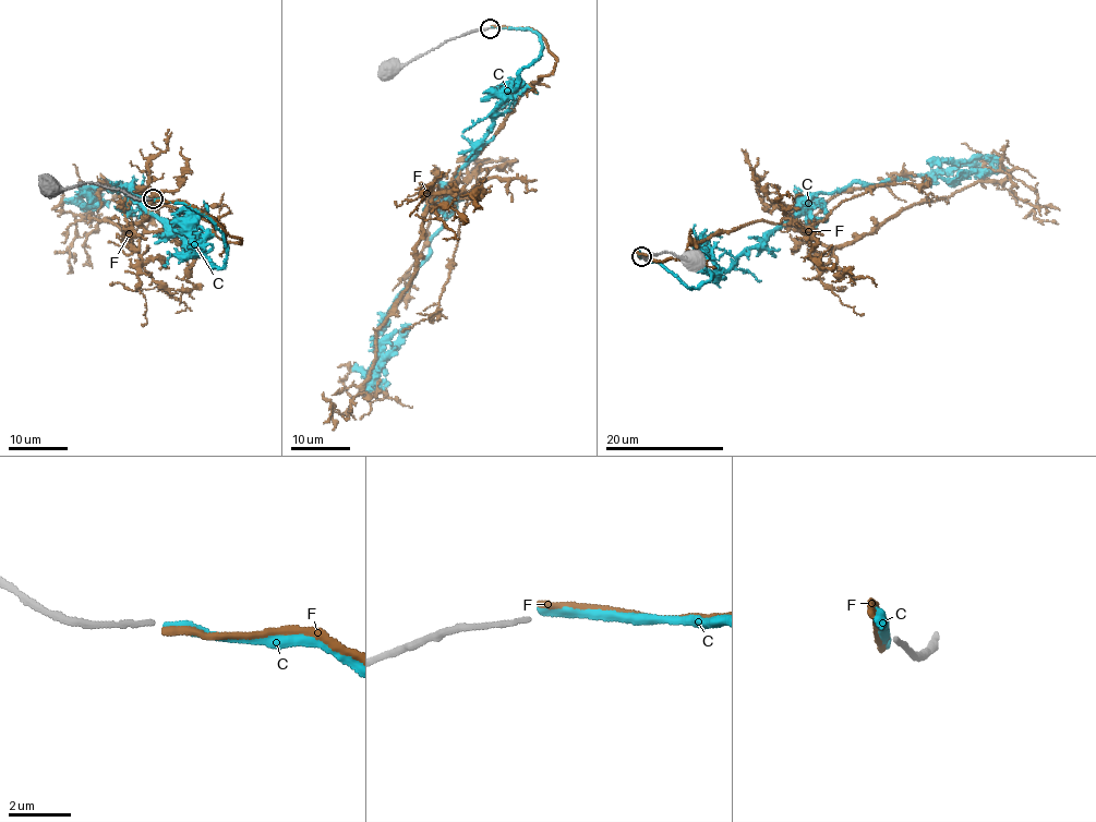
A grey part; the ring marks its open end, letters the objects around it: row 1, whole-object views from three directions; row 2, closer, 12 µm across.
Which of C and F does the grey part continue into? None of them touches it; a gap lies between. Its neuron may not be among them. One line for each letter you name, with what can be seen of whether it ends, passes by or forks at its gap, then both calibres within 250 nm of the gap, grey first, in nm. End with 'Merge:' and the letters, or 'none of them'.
Merge: none of them

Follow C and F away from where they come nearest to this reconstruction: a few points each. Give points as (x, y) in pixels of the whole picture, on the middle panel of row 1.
C: (492, 27), (530, 28), (542, 48), (458, 173), (458, 202), (377, 337), (375, 381), (381, 351), (396, 329)
F: (491, 26), (529, 27), (556, 65), (429, 195), (419, 263), (360, 391), (378, 393), (341, 415)

